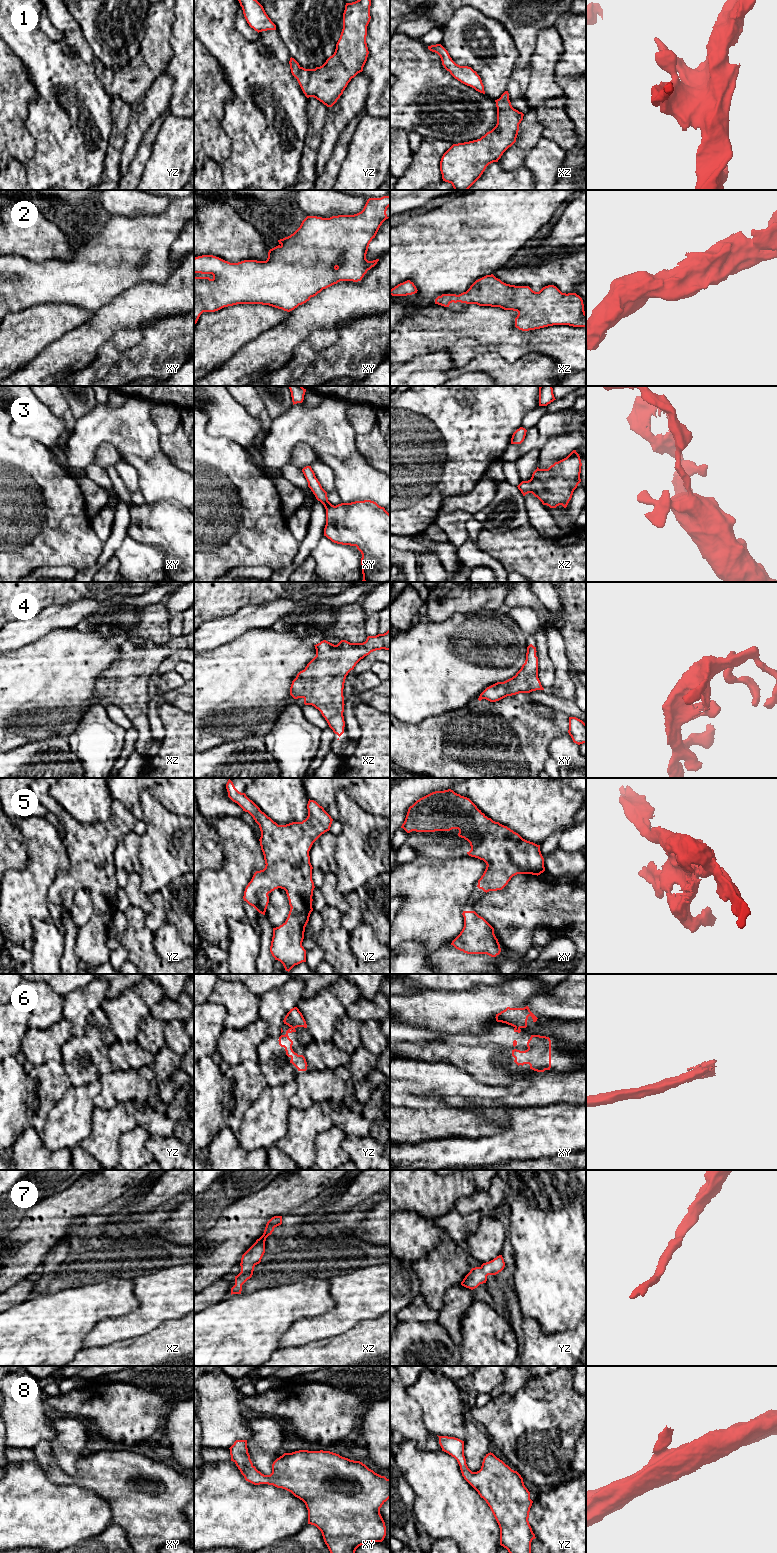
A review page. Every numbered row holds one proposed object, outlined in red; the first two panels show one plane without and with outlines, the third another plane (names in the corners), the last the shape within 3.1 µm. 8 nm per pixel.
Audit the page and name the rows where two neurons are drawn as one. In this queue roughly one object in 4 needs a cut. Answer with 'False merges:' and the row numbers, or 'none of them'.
False merges: 6

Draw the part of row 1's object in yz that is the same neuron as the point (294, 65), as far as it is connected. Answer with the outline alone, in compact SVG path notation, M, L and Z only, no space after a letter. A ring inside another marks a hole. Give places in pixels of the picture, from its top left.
M357 0L346 3L343 13L343 29L336 44L335 52L322 66L315 69L305 69L294 58L290 58L291 73L297 79L307 98L314 97L327 107L332 107L343 94L351 79L363 71L369 54L366 36L367 26L371 19L370 6L371 0Z

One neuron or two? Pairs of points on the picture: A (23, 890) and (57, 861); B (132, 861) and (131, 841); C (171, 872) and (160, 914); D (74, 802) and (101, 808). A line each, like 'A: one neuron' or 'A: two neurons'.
A: one neuron
B: one neuron
C: two neurons
D: one neuron

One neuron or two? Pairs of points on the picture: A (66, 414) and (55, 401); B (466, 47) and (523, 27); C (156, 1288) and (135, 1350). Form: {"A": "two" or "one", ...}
{"A": "one", "B": "two", "C": "two"}

